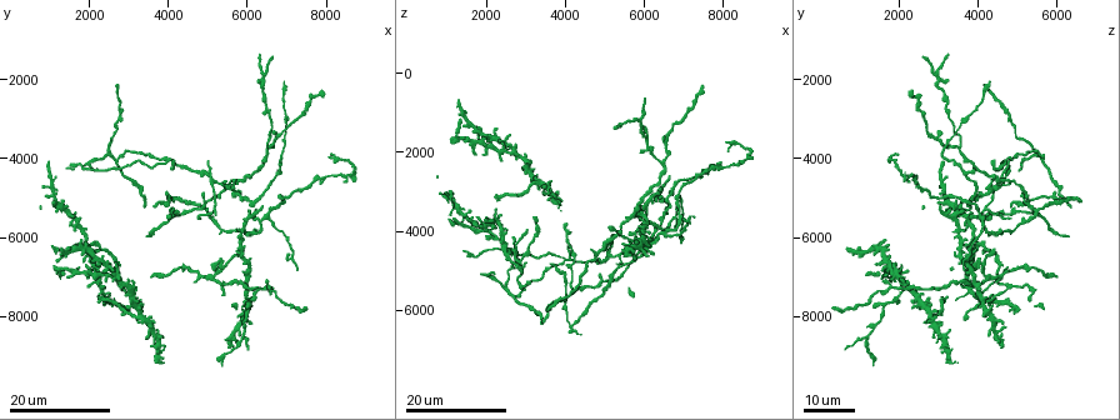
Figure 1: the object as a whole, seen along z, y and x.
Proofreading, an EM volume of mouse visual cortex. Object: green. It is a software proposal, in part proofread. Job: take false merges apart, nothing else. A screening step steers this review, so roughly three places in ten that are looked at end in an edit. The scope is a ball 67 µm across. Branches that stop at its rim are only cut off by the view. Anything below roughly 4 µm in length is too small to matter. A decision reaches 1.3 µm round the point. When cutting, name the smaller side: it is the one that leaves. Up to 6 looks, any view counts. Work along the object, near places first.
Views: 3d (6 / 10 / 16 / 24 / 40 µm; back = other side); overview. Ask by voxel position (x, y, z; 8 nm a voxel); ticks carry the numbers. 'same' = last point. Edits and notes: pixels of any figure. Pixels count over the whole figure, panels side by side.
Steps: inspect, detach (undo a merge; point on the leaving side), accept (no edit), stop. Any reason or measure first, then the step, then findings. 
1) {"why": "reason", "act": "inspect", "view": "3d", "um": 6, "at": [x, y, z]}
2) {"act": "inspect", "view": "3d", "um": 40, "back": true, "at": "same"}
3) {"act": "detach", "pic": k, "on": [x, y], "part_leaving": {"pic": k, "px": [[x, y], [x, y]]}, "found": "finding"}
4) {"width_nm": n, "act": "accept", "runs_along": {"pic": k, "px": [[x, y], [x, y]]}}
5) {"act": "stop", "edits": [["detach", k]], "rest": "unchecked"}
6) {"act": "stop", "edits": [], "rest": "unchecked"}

{"why": "thick turns thin", "act": "inspect", "view": "3d", "um": 16, "at": [6350, 5900, 4200]}

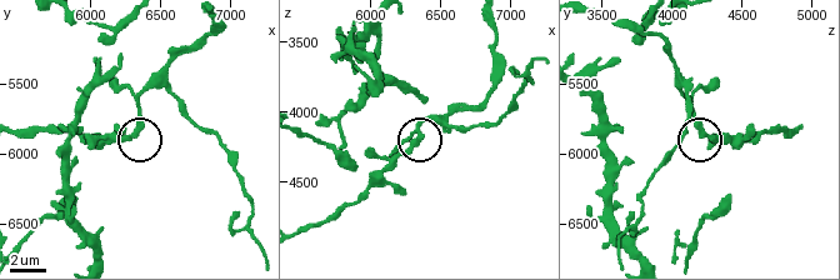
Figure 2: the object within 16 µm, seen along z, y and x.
{"act": "inspect", "view": "3d", "um": 10, "at": [6280, 5880, 4260]}

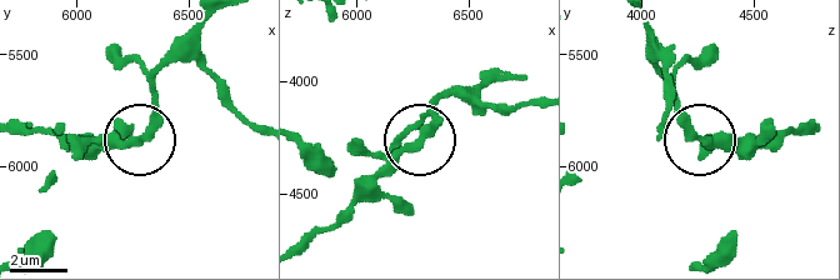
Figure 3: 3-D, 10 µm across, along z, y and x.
{"act": "accept", "runs_along": {"pic": 3, "px": [[23, 129], [130, 143], [149, 121], [156, 74]]}, "found": "continuous, no second cell"}

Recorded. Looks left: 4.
{"why": "thick turns thin", "act": "inspect", "view": "3d", "um": 24, "at": [5400, 6700, 4050]}

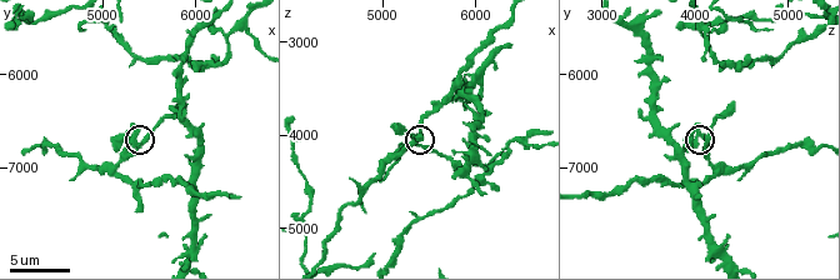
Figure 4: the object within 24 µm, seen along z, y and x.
{"why": "closer look", "act": "inspect", "view": "3d", "um": 10, "at": [5300, 6700, 4000]}

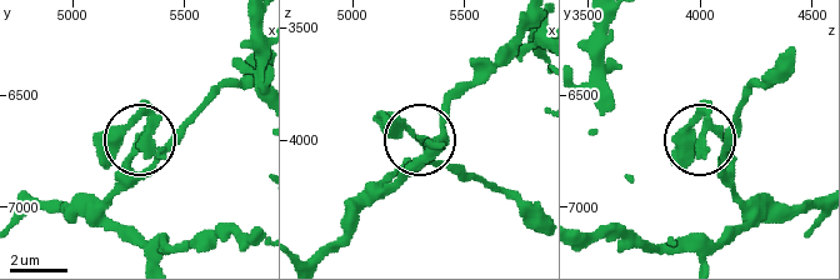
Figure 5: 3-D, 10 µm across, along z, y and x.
{"arms": 4, "act": "accept", "found": "all the same cell"}

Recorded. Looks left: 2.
{"act": "inspect", "view": "3d", "um": 24, "at": [6900, 3800, 3050]}

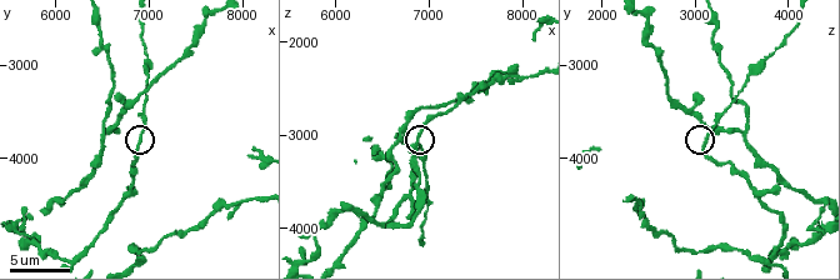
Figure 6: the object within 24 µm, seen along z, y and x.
{"act": "inspect", "view": "3d", "um": 10, "at": [6850, 3900, 3100]}

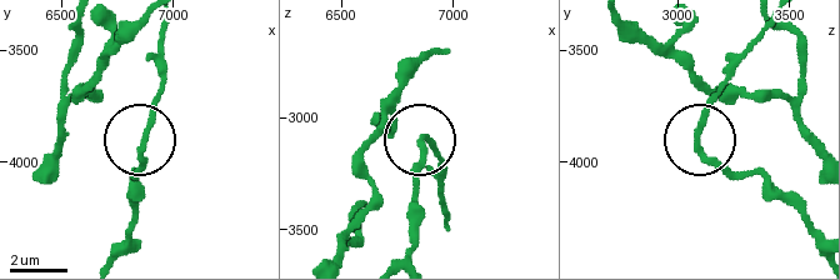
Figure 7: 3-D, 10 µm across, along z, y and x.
{"act": "detach", "pic": 7, "on": [151, 104], "part_leaving": {"pic": 7, "px": [[146, 146], [168, 20]]}, "found": "a second cell is stuck on"}

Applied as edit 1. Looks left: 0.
{"act": "stop", "edits": [["detach", 7]], "rest": "unchecked"}

